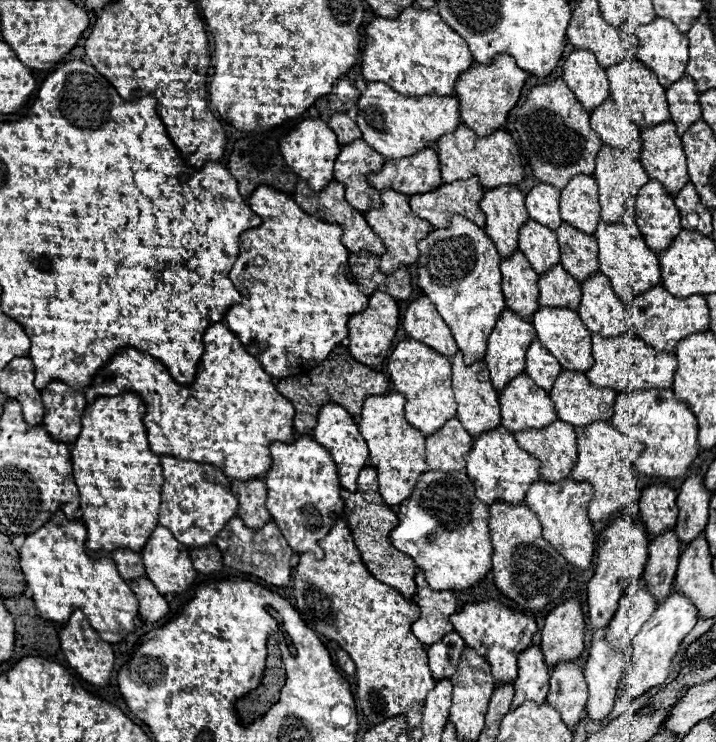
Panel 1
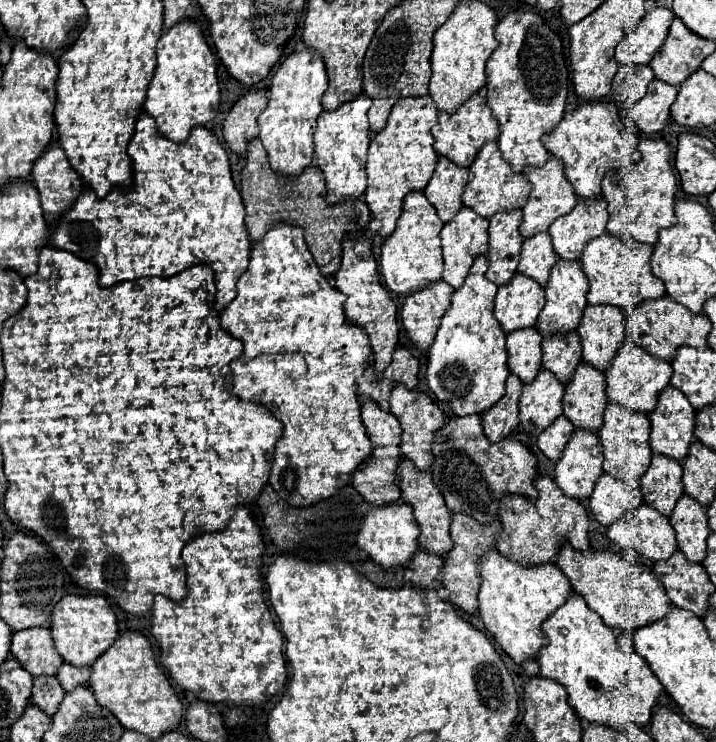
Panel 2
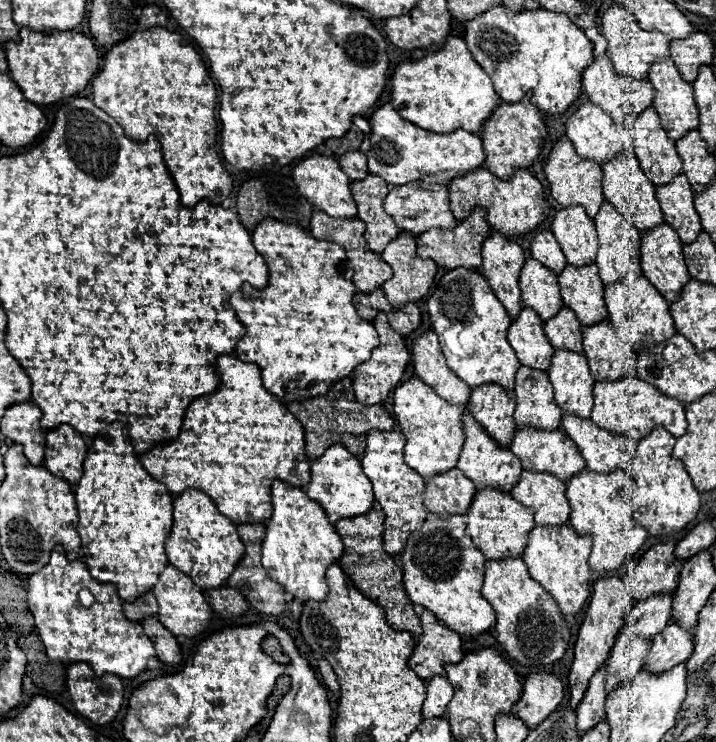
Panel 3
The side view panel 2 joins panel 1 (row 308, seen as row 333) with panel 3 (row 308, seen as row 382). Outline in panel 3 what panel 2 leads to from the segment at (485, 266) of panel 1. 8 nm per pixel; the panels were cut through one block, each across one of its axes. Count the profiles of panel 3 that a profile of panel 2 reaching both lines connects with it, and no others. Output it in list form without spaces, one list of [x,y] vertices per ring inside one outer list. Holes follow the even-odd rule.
[[[454,268],[454,272],[442,274],[434,294],[428,298],[428,314],[432,330],[440,338],[446,362],[456,376],[472,388],[490,382],[500,384],[508,392],[514,390],[514,372],[520,362],[506,340],[510,316],[480,272]]]

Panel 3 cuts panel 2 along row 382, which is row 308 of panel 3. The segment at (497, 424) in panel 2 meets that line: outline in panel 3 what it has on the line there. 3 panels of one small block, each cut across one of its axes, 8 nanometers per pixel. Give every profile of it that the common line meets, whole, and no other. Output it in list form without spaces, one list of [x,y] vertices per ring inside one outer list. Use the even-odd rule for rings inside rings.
[[[492,232],[490,240],[482,246],[482,258],[482,274],[514,322],[522,310],[518,278],[524,264],[524,252],[500,232]]]

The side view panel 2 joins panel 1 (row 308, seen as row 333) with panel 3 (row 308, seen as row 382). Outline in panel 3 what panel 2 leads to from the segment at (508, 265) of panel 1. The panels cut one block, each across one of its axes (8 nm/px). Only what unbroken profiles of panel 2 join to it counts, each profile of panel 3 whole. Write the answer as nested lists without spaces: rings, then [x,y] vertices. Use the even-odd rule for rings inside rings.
[[[522,308],[516,322],[508,328],[508,342],[516,350],[522,366],[538,368],[544,372],[550,368],[554,348],[544,336],[544,324],[530,308]]]

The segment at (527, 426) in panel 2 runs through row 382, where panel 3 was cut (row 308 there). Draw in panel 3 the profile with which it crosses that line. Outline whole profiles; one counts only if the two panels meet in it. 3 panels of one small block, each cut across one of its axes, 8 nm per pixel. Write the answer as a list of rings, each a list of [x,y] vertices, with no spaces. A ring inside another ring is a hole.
[[[526,260],[520,274],[520,290],[522,290],[522,304],[532,308],[542,322],[554,318],[564,302],[560,296],[560,286],[556,274],[544,268],[536,260]]]

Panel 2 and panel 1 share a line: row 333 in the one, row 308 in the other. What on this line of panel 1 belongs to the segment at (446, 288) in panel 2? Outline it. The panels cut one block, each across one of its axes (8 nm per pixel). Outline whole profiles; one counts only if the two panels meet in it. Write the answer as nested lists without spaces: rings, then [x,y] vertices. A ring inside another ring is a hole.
[[[426,296],[416,298],[406,308],[402,324],[410,338],[428,344],[430,348],[442,352],[444,356],[452,358],[458,352],[456,340],[454,340],[448,324],[442,320],[438,310]]]

